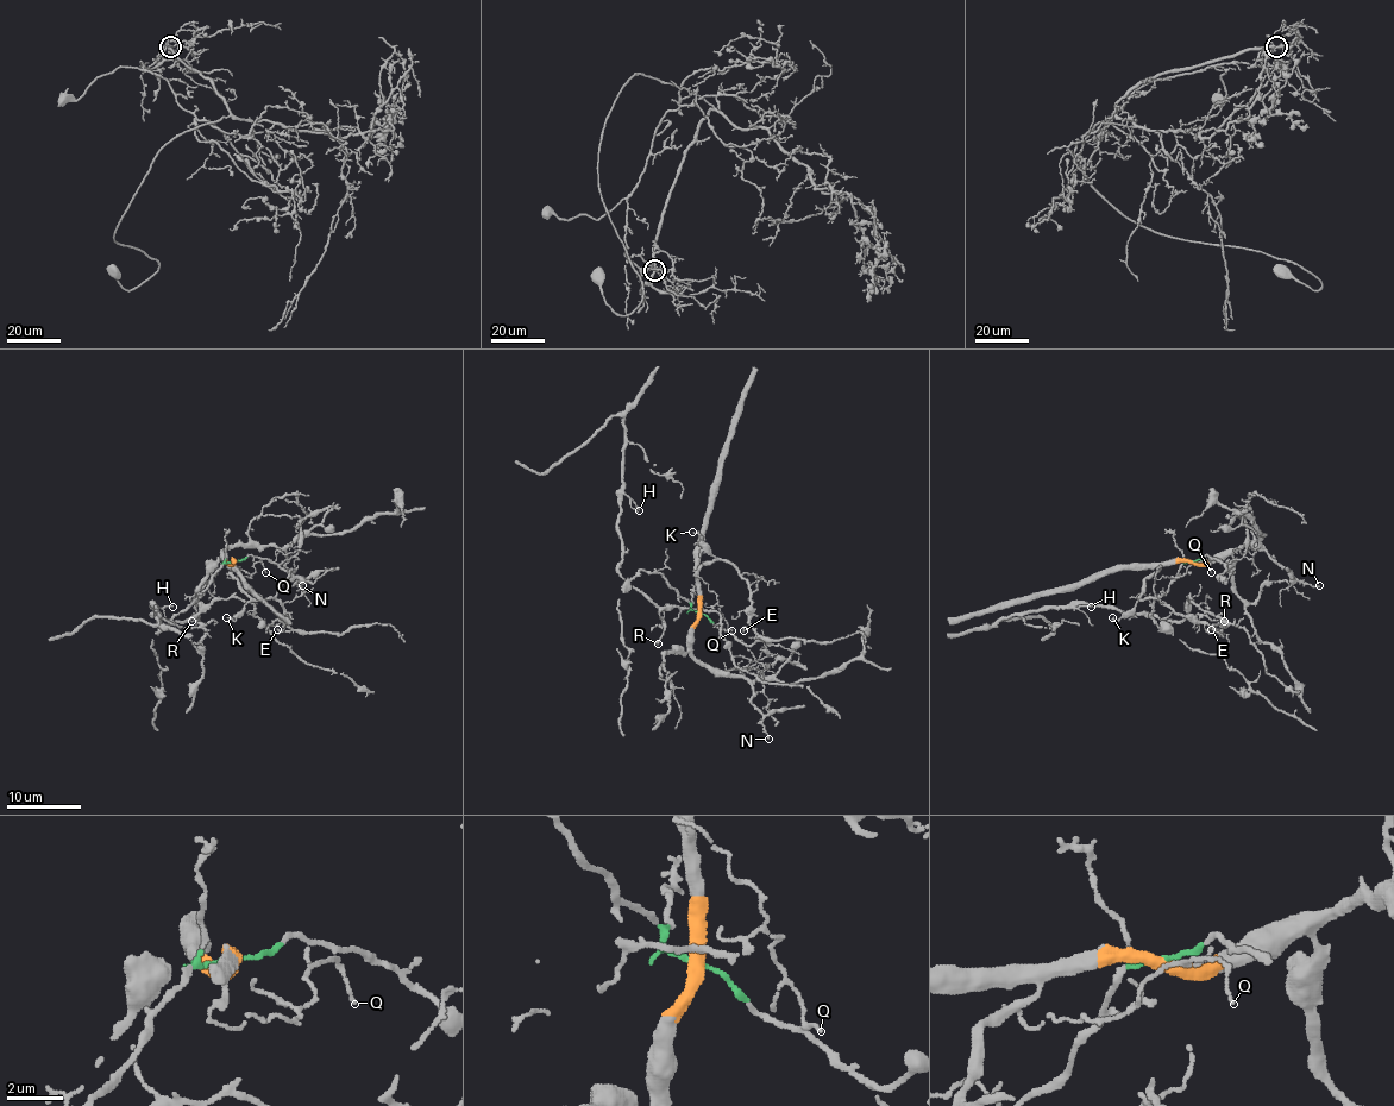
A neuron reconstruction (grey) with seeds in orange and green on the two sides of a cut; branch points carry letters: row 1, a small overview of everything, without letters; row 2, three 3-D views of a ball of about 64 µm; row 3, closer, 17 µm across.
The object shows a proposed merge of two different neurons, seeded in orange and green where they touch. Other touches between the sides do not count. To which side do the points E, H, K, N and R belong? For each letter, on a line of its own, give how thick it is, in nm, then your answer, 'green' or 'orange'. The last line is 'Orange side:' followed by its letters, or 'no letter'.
E: calibre 140 nm; orange
H: calibre 130 nm; green
K: calibre 150 nm; orange
N: calibre 110 nm; orange
R: calibre 170 nm; green
Orange side: E, K, N

